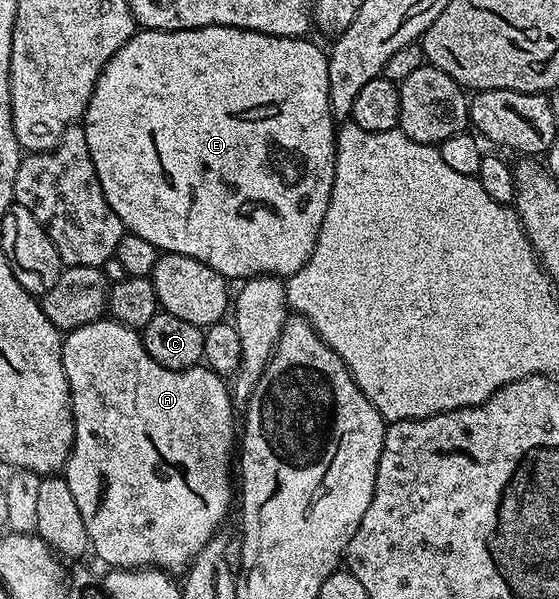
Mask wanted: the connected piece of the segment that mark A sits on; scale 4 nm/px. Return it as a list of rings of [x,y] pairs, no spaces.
[[[99,319],[79,329],[69,330],[62,339],[62,362],[64,363],[64,375],[68,379],[68,387],[70,388],[70,410],[74,416],[74,446],[71,447],[70,457],[66,460],[64,476],[68,487],[72,491],[72,496],[76,499],[76,507],[80,507],[80,519],[84,519],[84,527],[88,531],[88,539],[90,540],[89,548],[92,550],[92,553],[94,549],[95,555],[106,564],[106,567],[113,567],[115,569],[145,569],[153,567],[171,575],[181,574],[189,566],[190,562],[193,561],[194,556],[213,539],[215,533],[223,528],[222,520],[225,519],[226,512],[230,509],[230,452],[233,449],[235,452],[236,449],[236,429],[234,433],[234,412],[236,412],[236,406],[230,400],[230,390],[227,382],[219,374],[211,371],[209,367],[195,367],[181,371],[169,369],[168,367],[160,367],[160,363],[156,363],[156,359],[152,359],[152,355],[148,355],[148,351],[142,342],[141,332],[136,329],[129,329],[127,325],[122,325],[119,321],[113,319]]]

